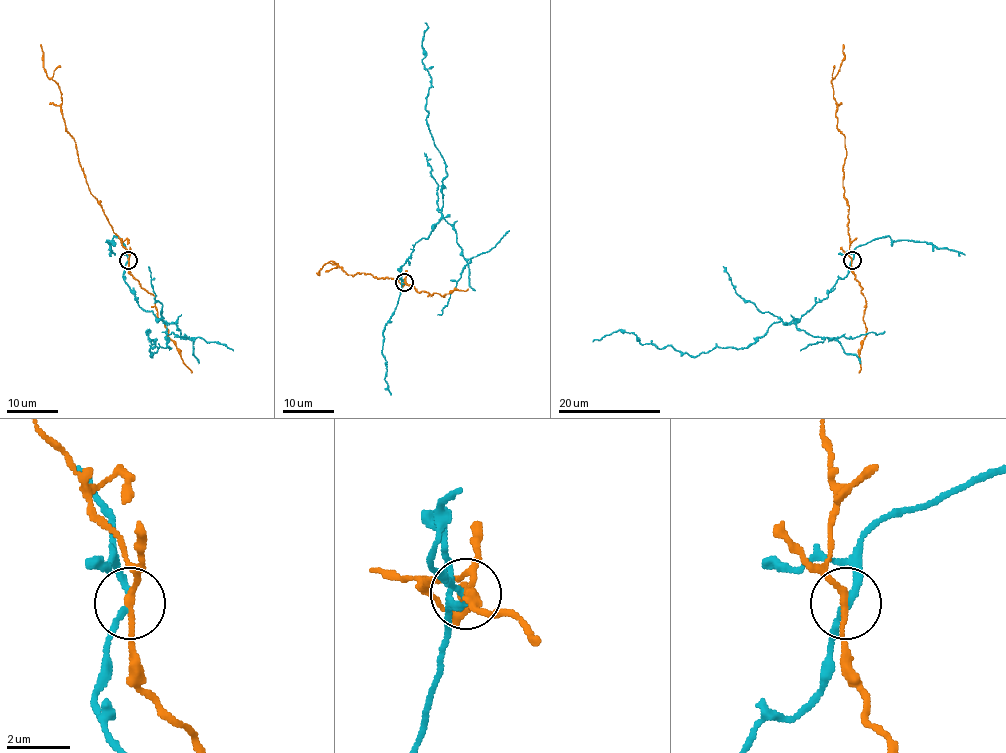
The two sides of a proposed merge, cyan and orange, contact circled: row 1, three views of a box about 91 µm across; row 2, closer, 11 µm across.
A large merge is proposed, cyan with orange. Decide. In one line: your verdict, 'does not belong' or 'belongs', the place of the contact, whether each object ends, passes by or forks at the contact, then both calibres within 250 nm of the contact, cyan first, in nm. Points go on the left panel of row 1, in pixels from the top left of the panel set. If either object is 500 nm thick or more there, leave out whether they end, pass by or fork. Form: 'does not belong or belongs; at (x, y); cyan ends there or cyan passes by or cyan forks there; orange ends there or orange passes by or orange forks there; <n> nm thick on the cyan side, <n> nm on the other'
does not belong; at (128, 260); cyan passes by; orange passes by; 180 nm thick on the cyan side, 200 nm on the other

